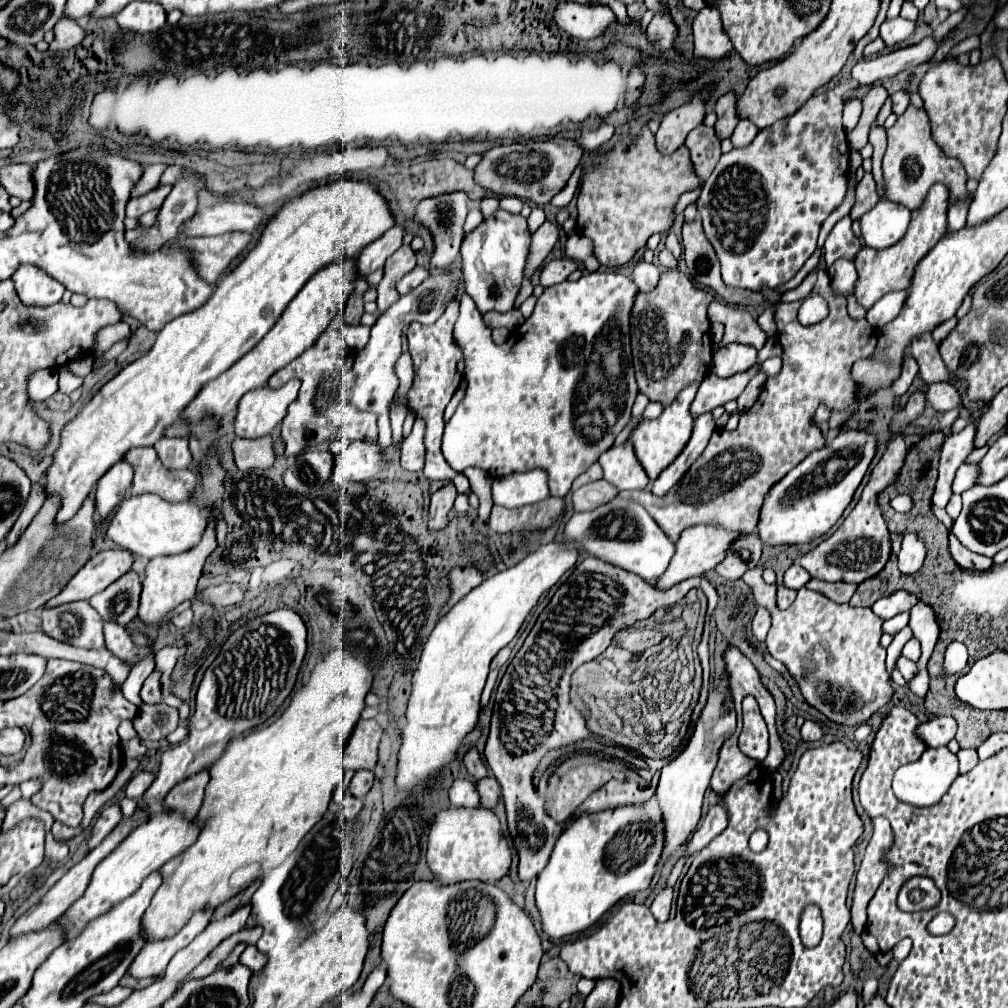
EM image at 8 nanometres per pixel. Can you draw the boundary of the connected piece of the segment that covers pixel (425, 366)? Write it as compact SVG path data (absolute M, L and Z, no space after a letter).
M452 298L444 314L434 324L412 322L408 328L408 346L414 360L416 376L414 376L414 386L408 392L406 406L412 406L414 412L426 420L426 434L424 434L426 464L422 470L424 476L428 480L444 480L444 482L458 476L458 472L450 468L450 464L444 460L440 450L442 434L444 434L444 408L448 406L452 394L456 392L462 380L462 366L464 366L464 356L460 356L460 350L452 340L452 328L456 324L456 316L458 316L458 298Z

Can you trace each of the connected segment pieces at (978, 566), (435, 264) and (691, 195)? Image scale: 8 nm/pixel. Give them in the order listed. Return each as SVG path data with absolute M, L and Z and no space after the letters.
M950 534L950 552L952 552L952 558L966 570L988 570L992 566L990 556L968 552L968 548L964 548L964 544L960 544L960 540L956 540L956 536L952 534Z
M464 190L446 192L446 194L424 198L422 202L418 202L414 220L420 222L422 226L426 226L426 230L432 234L432 240L434 240L434 250L428 252L432 268L448 268L458 258L460 246L464 240L464 222L466 222L470 202L472 200L468 198L468 194Z
M696 188L696 190L692 190L692 192L684 192L684 194L680 196L680 200L678 200L676 208L674 208L676 216L678 216L678 214L682 214L682 212L684 212L684 208L686 208L688 204L696 202L696 200L698 200L698 196L700 196L700 188Z

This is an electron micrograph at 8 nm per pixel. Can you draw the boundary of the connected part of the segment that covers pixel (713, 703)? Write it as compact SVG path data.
M722 674L720 686L716 690L710 690L708 704L702 710L700 720L696 722L694 734L692 734L686 750L660 770L660 782L658 782L656 798L658 798L660 810L662 810L662 820L664 820L664 852L660 856L658 868L664 866L664 862L674 852L678 852L678 848L696 830L696 826L702 818L704 794L706 794L706 788L710 784L712 770L716 768L718 750L720 750L722 742L734 732L734 728L736 728L736 712L734 712L732 700L730 700L728 690L726 690L726 674Z

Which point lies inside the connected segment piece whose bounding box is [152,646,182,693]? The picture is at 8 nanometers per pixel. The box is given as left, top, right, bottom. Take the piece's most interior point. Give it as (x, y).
(166, 658)

